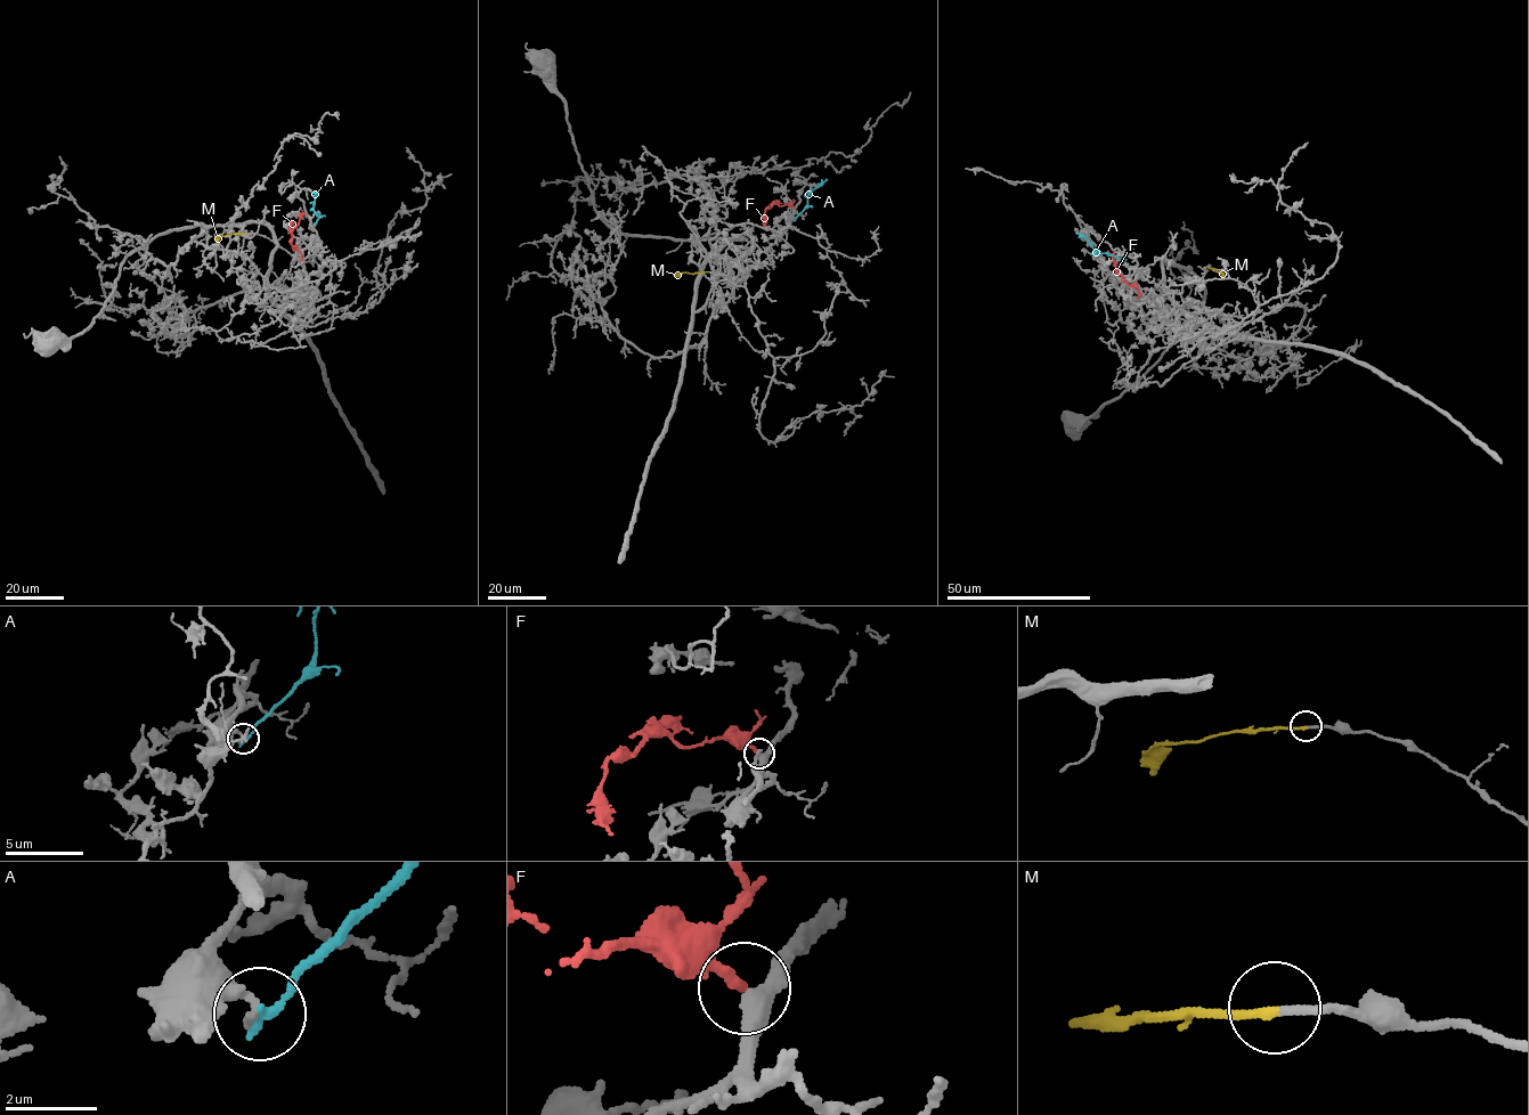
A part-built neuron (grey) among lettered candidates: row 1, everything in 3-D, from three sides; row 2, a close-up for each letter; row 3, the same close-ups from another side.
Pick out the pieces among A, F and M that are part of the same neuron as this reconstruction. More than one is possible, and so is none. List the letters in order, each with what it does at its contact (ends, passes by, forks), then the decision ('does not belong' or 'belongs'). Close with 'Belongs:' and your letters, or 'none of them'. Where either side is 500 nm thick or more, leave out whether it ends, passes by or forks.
A: it ends; does not belong
F: it ends; belongs
M: it ends; belongs
Belongs: F, M

